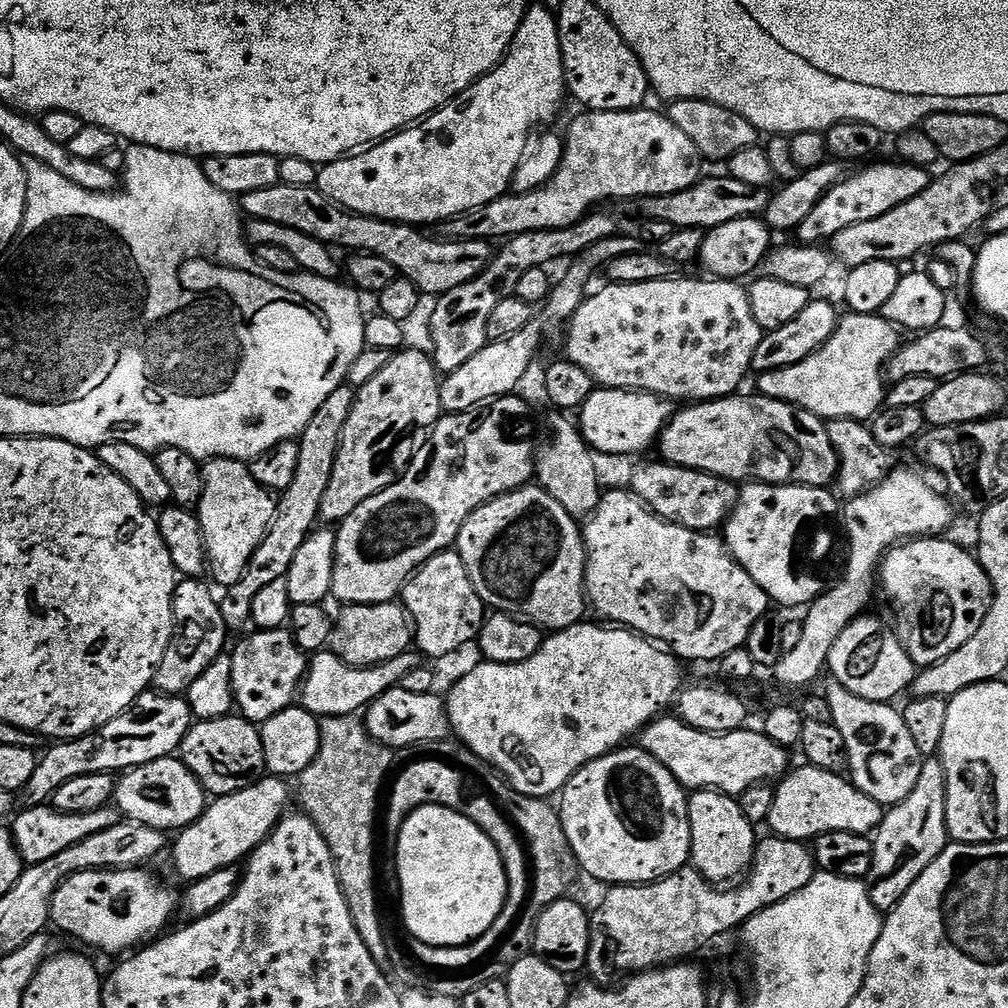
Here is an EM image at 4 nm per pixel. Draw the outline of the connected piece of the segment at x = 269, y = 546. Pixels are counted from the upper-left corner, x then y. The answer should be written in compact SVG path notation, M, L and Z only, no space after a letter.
M342 386L318 406L314 418L306 426L306 430L298 438L300 453L298 454L298 470L294 474L294 482L290 482L288 489L279 493L276 506L276 516L272 519L264 540L254 550L250 562L246 566L246 574L242 574L240 581L223 593L220 600L222 618L229 630L249 627L254 598L269 582L285 579L290 570L290 562L298 554L302 542L312 535L320 520L322 497L326 495L326 486L330 486L330 474L334 474L334 462L340 449L340 439L346 426L346 418L350 418L350 410L356 401L357 389Z

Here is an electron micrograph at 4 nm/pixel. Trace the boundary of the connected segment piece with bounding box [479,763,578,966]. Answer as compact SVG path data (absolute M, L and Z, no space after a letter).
M481 763L479 767L481 778L488 783L489 790L487 791L495 797L500 807L514 821L530 857L530 908L532 904L532 913L524 921L521 919L498 945L499 963L510 966L522 958L533 955L532 939L536 929L536 917L542 914L546 906L565 899L569 895L568 887L575 882L576 872L578 876L578 865L570 842L566 838L566 830L562 830L562 818L555 803L539 796L518 794L492 764Z

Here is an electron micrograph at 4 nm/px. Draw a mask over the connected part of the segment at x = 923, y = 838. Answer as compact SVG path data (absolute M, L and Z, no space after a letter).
M938 758L925 759L914 790L885 811L884 820L874 833L874 862L866 877L870 902L887 914L902 902L906 890L918 882L922 870L937 860L950 843L946 822L946 770Z

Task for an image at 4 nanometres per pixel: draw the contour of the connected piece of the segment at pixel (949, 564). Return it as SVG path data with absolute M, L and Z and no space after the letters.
M917 538L897 544L885 556L878 573L882 592L892 599L896 607L896 616L900 619L898 632L904 649L920 668L929 668L931 664L942 662L946 654L954 654L958 646L970 642L970 638L978 634L978 626L982 626L982 618L986 618L994 595L990 578L979 559L969 549L968 553L962 545L944 539L948 538Z

